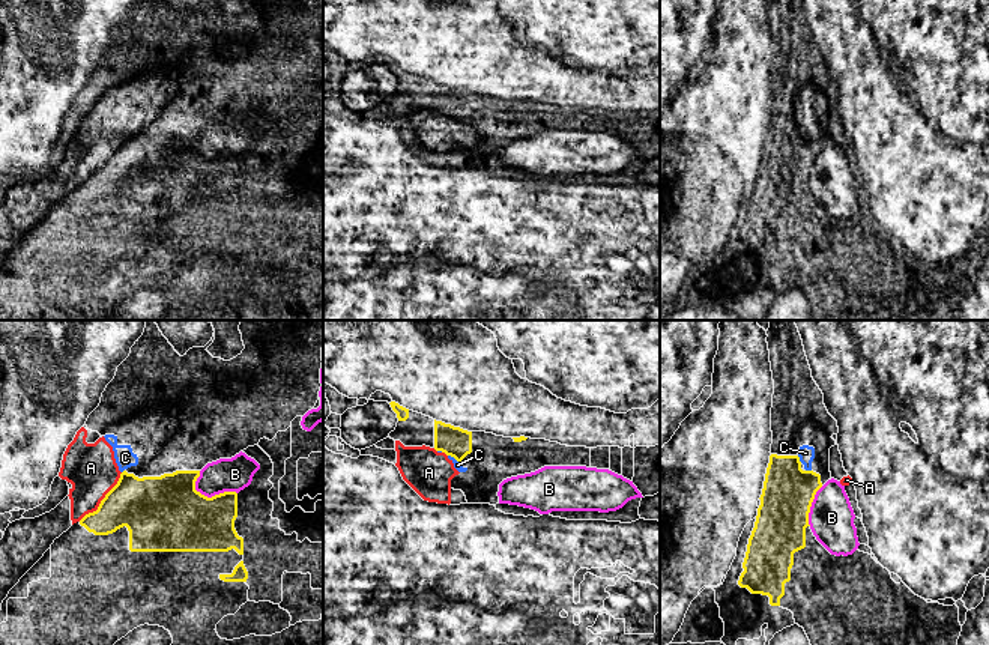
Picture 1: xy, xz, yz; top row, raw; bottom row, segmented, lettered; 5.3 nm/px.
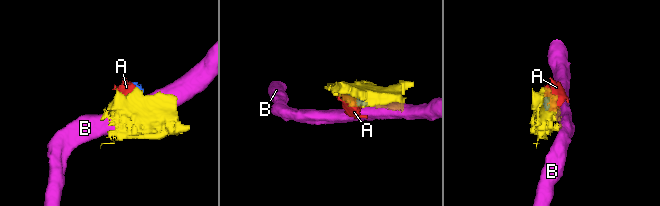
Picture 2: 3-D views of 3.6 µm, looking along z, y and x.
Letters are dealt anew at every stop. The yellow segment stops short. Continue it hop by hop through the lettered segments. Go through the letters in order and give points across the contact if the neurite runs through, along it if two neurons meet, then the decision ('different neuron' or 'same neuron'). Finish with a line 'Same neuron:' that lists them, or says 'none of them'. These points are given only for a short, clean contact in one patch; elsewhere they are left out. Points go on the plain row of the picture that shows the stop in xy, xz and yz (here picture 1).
A: along xy (122, 136), (99, 169), (78, 184) | different neuron
B: different neuron
C: along yz (797, 119), (801, 125) | different neuron
Same neuron: none of them

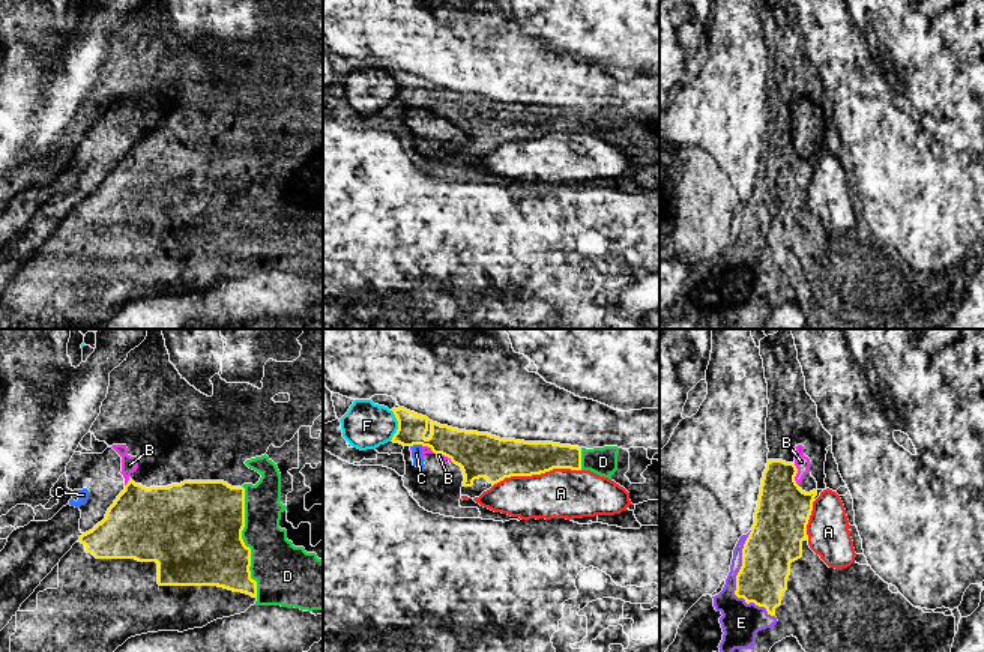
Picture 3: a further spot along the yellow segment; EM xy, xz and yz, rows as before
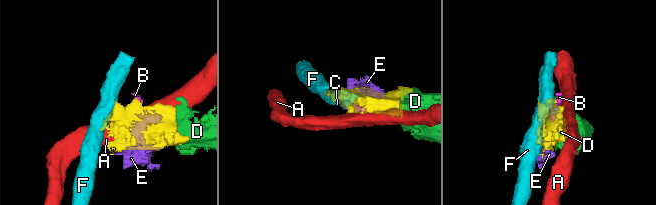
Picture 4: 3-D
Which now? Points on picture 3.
A: different neuron
B: along yz (793, 126), (796, 132), (795, 146), (798, 149) | different neuron
C: along xz (422, 108), (410, 110) | different neuron
D: same neuron
E: same neuron
F: different neuron
Same neuron: D, E

